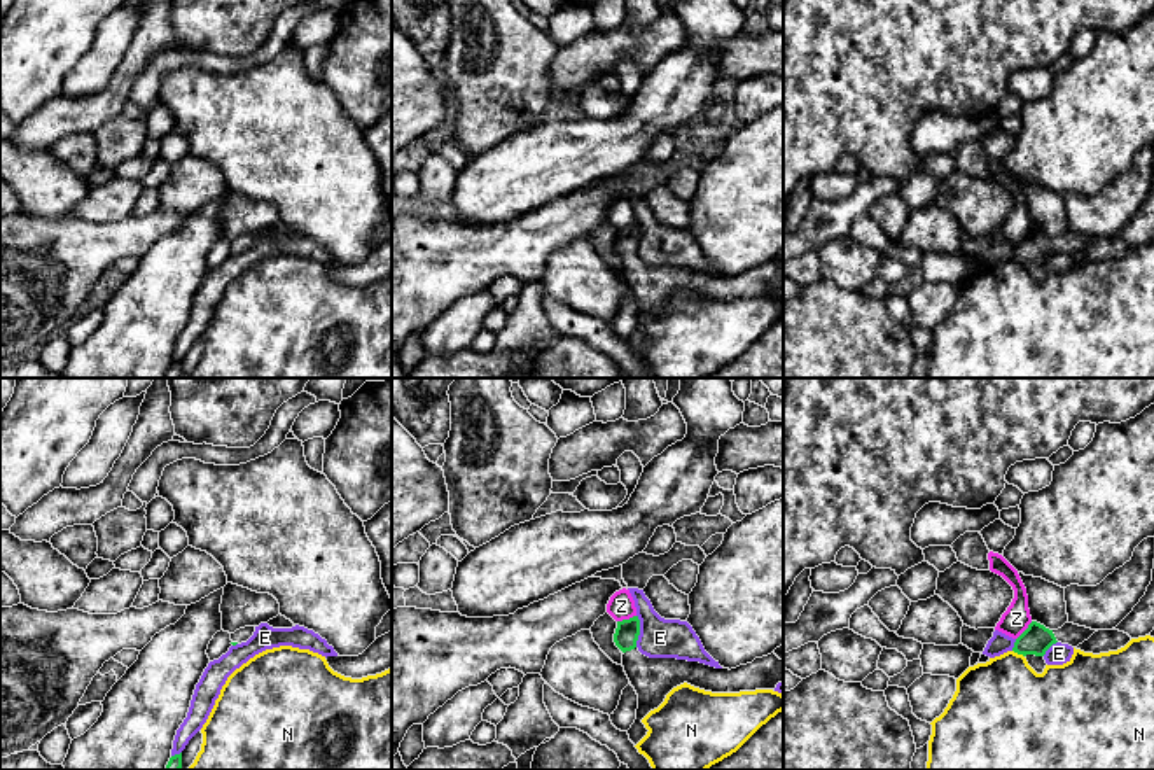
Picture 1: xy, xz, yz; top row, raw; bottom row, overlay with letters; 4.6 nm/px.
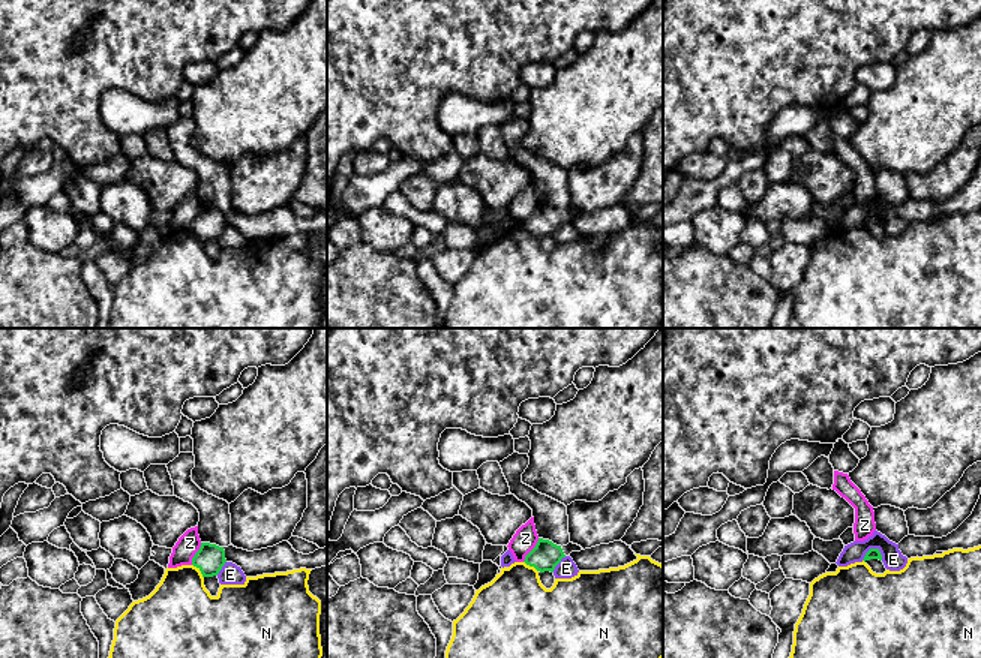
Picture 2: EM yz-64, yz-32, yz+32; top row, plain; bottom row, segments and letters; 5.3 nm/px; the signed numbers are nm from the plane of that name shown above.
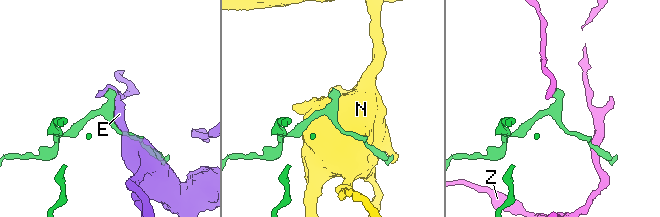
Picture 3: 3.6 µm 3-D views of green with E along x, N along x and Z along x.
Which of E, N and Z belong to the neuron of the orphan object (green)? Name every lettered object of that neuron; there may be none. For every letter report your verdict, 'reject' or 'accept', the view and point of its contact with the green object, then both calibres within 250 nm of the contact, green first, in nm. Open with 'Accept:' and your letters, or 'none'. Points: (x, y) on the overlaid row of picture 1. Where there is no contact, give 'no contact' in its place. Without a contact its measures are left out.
Accept: none
E: reject; contact xz (639, 630); calibres 110 and 180 nm
N: reject; contact yz (1018, 653); calibres 140 and 420 nm
Z: reject; contact xz (626, 620); calibres 110 and 130 nm

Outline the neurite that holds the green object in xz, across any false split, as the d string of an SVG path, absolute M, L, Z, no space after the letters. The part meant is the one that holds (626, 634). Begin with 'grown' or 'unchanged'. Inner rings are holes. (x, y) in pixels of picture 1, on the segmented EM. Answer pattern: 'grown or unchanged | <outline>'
grown | M638 616L617 621L614 642L624 653L622 667L638 695L636 719L628 730L635 746L649 732L642 719L657 709L673 688L684 682L712 693L740 693L755 690L775 691L776 684L783 681L783 660L775 653L731 670L724 667L715 668L699 662L649 658L636 648L638 635Z

